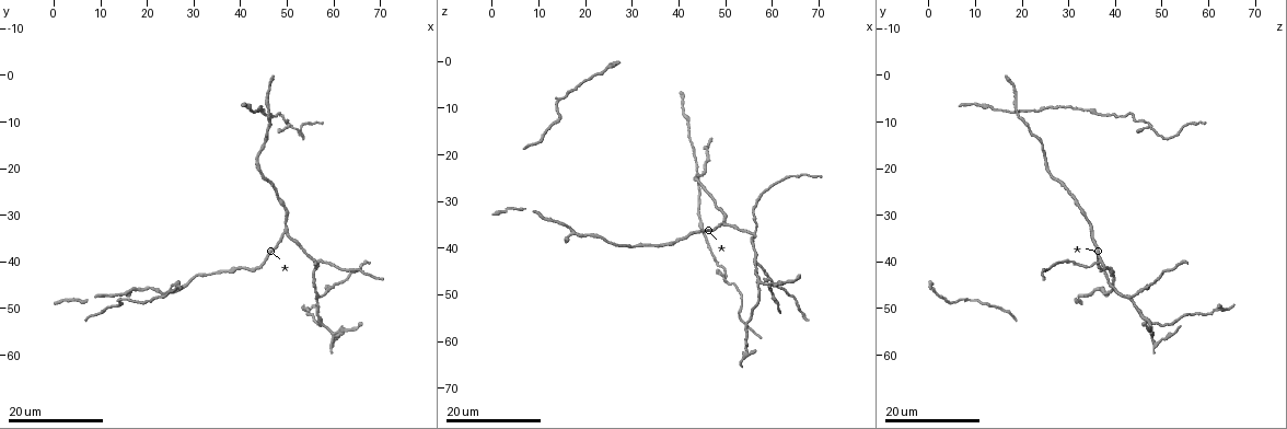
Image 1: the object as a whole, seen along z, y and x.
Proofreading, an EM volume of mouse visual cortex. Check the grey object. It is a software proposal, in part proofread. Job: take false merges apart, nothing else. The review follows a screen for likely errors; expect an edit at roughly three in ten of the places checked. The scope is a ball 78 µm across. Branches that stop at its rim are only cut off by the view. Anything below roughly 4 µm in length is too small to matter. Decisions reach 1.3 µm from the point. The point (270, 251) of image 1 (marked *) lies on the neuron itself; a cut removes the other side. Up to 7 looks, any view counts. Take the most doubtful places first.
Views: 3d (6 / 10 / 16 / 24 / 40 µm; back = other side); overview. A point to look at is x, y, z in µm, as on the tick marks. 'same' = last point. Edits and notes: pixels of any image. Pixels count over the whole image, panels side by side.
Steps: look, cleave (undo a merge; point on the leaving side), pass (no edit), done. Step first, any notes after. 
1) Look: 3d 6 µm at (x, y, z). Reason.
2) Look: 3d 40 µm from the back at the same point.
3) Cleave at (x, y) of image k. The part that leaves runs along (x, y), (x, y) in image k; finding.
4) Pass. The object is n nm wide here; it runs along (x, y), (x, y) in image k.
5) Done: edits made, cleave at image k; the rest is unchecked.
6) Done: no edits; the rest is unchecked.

Look: 3d 24 µm at (57.0, 53.5, 47.5). Branch point.

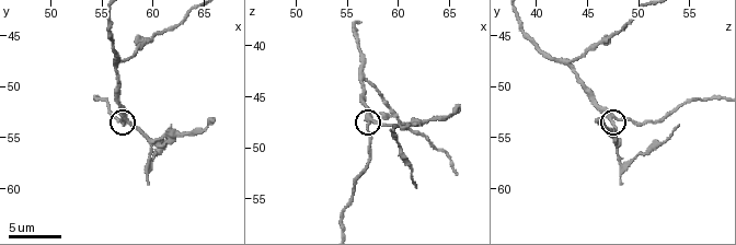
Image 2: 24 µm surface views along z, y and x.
Look: 3d 10 µm at (57.2, 53.0, 47.8).

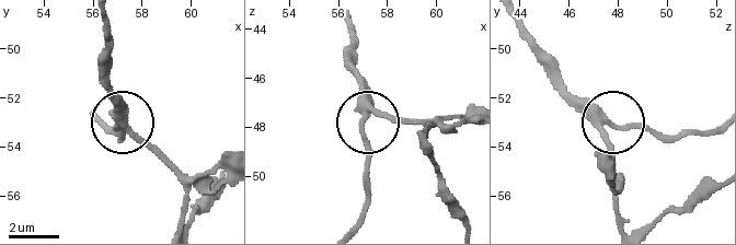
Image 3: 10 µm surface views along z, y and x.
Pass. The object is 290 nm wide here; it runs along (104, 19), (104, 74), (118, 118), (183, 186) in image 3; continuous, no second neuron.

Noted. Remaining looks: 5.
Look: 3d 16 µm at (56.0, 40.0, 36.5). Branch point.

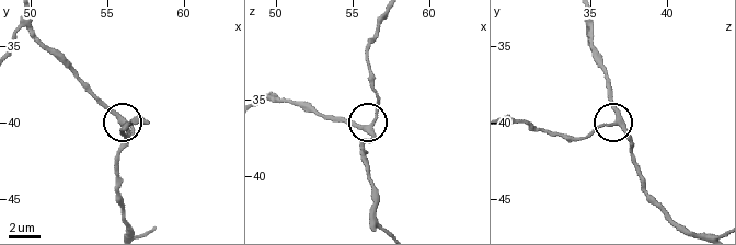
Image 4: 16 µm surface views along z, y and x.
Look: 3d 10 µm at (56.2, 40.0, 36.8). Zoom in.

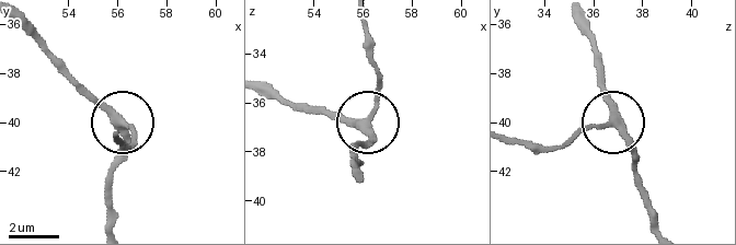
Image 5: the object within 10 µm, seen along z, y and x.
Pass. The object is 300 nm wide here; it runs along (576, 23), (590, 42), (611, 117), (563, 147) in image 5; one neuron here.

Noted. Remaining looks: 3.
Look: 3d 24 µm at (50.0, 34.0, 35.0).

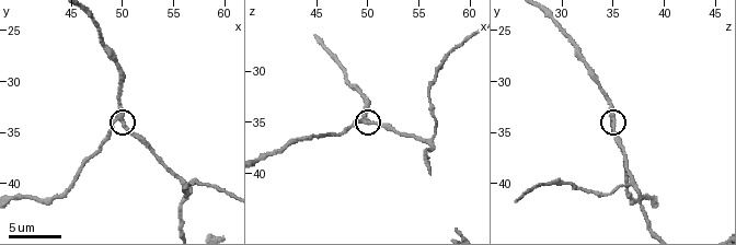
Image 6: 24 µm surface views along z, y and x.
Look: 3d 6 µm at (49.8, 33.8, 35.2).

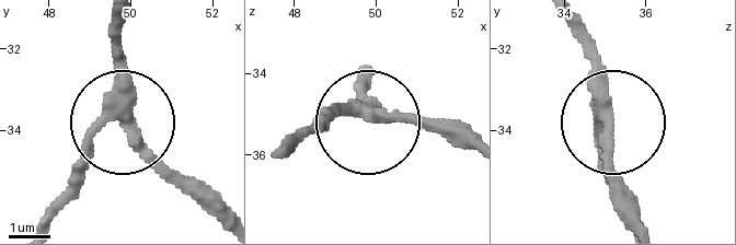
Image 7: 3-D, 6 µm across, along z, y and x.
Pass. It runs along (280, 147), (329, 112), (437, 129) in image 7; one neuron here.

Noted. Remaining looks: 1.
Done: no edits; the rest is unchecked.

